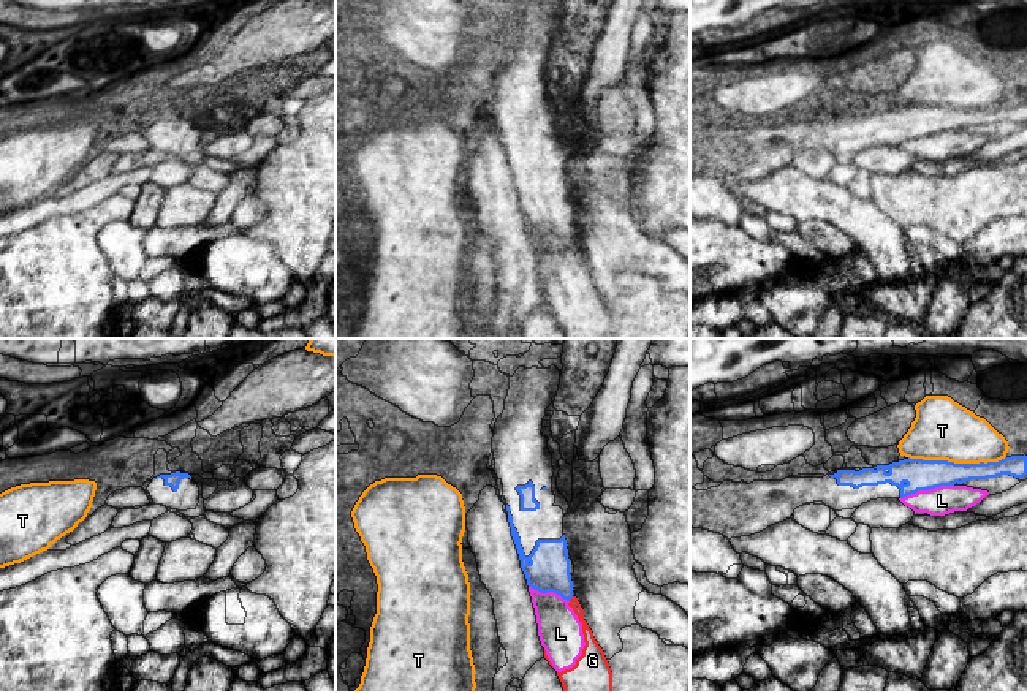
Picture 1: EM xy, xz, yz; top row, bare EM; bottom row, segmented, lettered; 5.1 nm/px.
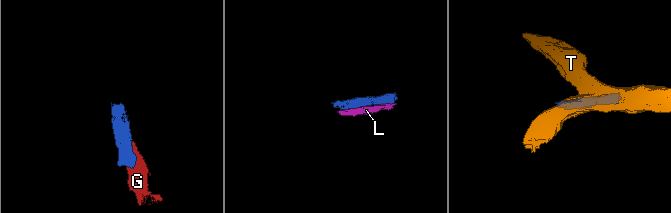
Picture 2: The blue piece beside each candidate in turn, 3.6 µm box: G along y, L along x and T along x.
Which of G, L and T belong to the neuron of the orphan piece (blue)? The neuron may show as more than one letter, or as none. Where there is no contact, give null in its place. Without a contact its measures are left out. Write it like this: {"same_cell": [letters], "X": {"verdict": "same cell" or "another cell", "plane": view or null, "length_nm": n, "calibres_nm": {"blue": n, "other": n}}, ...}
{"same_cell": [], "G": {"verdict": "another cell", "plane": "xz", "length_nm": 40, "calibres_nm": {"blue": 200, "other": 60}}, "L": {"verdict": "another cell", "plane": "yz", "length_nm": 280, "calibres_nm": {"blue": 160, "other": 140}}, "T": {"verdict": "another cell", "plane": "yz", "length_nm": 500, "calibres_nm": {"blue": 160, "other": 300}}}

